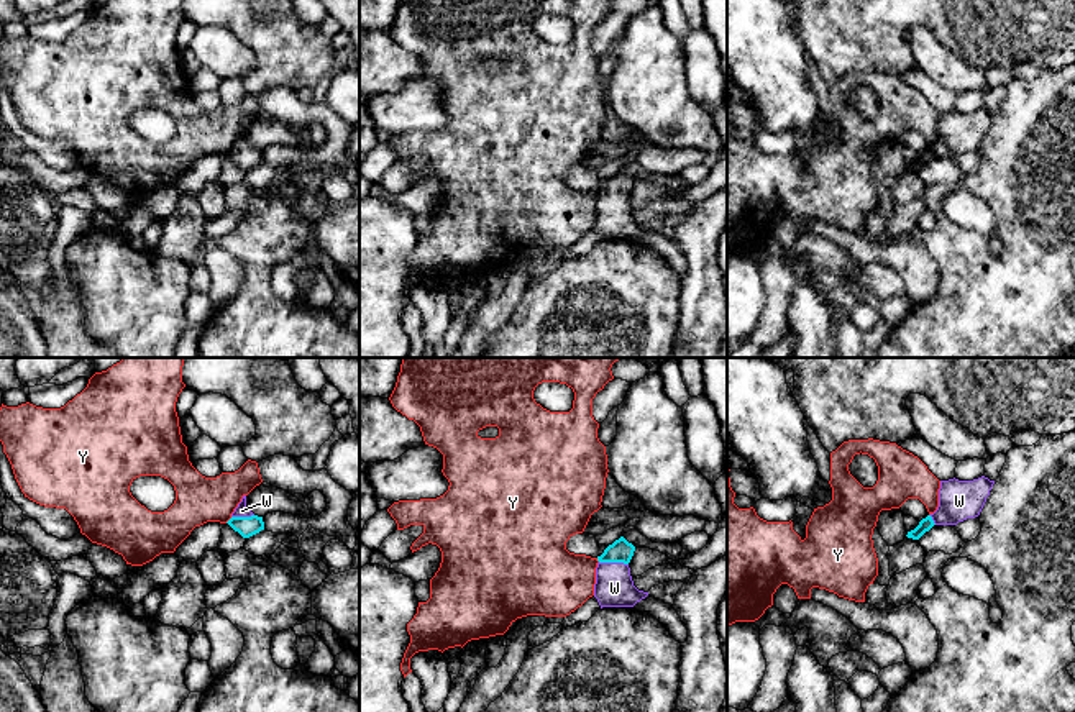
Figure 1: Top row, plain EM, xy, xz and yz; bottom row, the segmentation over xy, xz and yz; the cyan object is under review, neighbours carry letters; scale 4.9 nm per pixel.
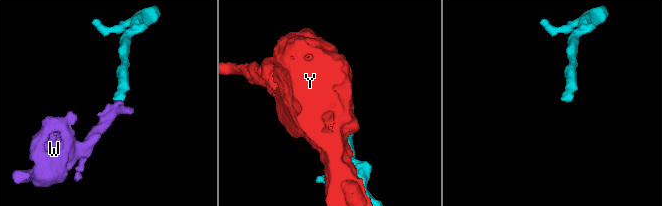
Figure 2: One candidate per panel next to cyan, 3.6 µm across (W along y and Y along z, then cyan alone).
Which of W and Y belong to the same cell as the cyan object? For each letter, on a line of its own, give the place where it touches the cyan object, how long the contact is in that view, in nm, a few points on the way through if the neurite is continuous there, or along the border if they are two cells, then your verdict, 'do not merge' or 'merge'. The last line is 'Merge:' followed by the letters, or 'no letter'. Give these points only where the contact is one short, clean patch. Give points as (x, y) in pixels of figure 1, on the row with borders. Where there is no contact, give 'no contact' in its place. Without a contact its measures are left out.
W: contact xz (614, 561); length 140 nm; way xz (621, 550), (614, 561), (614, 588); merge
Y: contact xy (230, 519); length 50 nm; do not merge
Merge: W

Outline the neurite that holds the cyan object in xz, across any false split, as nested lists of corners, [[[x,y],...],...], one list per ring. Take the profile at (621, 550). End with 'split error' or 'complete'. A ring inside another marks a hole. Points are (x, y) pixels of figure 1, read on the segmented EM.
[[[620,536],[597,556],[594,597],[601,609],[634,607],[648,596],[634,586],[629,568],[634,551],[635,546]]] | split error

